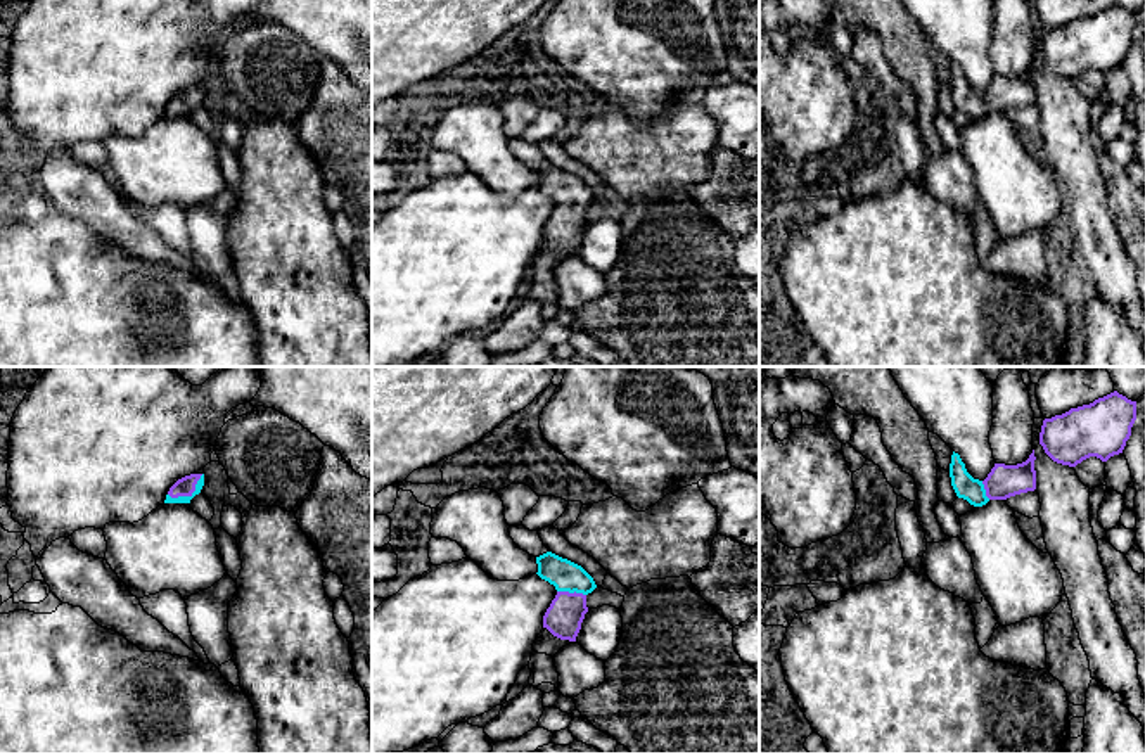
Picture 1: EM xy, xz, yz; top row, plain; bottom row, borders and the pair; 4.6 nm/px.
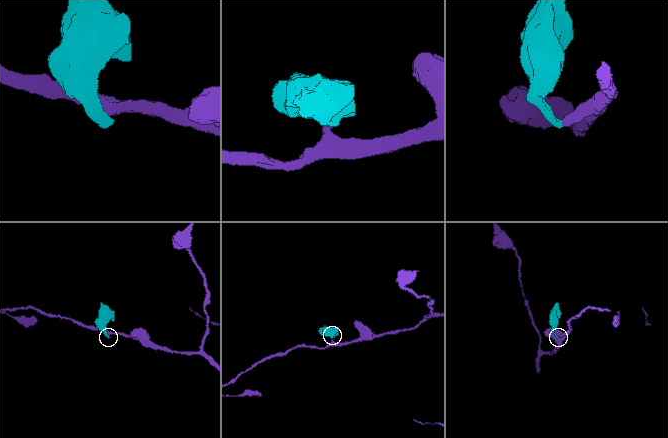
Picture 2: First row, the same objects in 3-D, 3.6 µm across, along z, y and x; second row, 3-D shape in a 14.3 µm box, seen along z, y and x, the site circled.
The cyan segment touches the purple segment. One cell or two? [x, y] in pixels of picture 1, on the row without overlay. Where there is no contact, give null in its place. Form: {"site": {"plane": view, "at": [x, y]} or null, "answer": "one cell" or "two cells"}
{"site": {"plane": "xy", "at": [189, 109]}, "answer": "one cell"}

